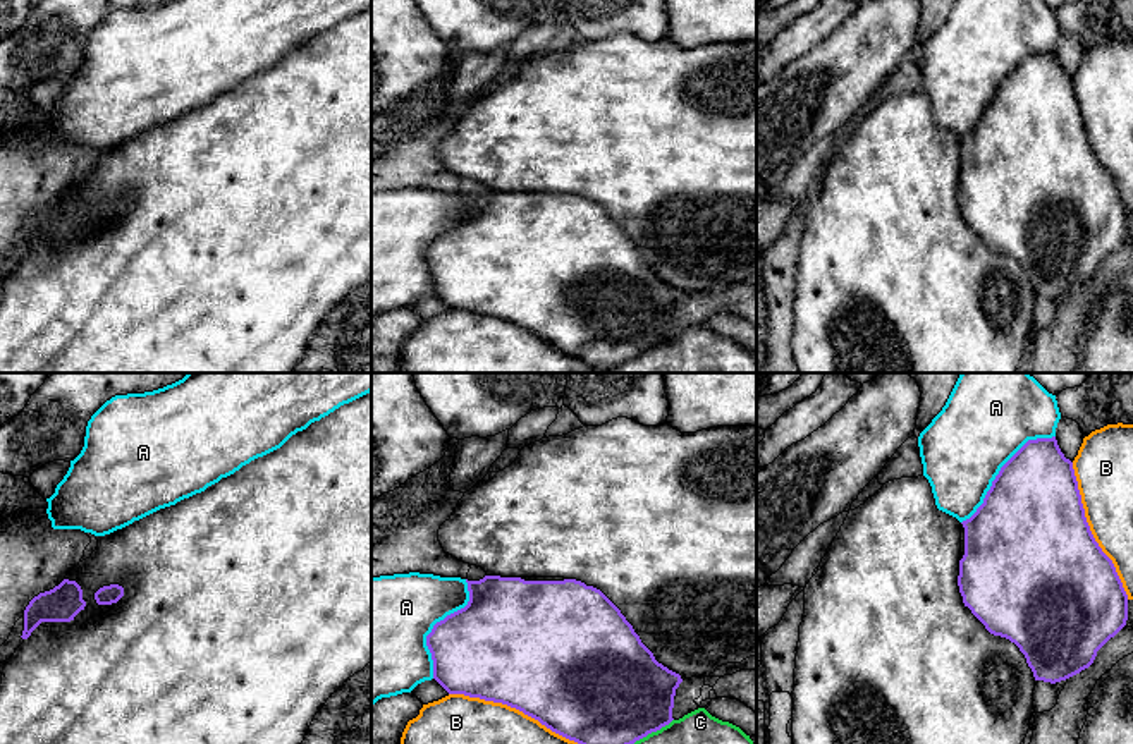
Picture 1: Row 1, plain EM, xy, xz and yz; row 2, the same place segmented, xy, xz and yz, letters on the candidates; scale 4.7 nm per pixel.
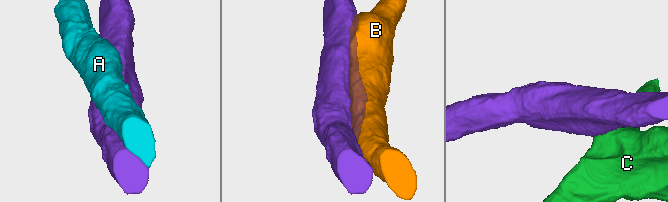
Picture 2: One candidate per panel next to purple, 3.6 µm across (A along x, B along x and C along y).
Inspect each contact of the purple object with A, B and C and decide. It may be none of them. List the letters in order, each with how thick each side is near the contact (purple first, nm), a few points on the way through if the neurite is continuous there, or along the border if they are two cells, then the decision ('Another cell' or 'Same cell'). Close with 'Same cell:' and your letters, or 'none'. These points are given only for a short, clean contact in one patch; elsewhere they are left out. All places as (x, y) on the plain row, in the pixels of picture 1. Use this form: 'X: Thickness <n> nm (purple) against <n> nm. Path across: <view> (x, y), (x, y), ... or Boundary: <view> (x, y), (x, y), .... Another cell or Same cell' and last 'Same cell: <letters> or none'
A: Thickness 460 nm (purple) against 400 nm. Another cell
B: Thickness 500 nm (purple) against 480 nm. Another cell
C: Thickness 500 nm (purple) against 360 nm. Boundary: xz (673, 334), (606, 370). Another cell
Same cell: none

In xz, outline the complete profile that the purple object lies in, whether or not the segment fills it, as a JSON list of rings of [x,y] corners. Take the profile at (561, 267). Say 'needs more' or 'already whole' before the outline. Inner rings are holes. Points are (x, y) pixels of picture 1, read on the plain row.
needs more | [[[564,192],[468,196],[464,223],[426,251],[433,294],[449,309],[502,318],[591,366],[610,369],[669,340],[681,290],[658,278],[597,203]]]

